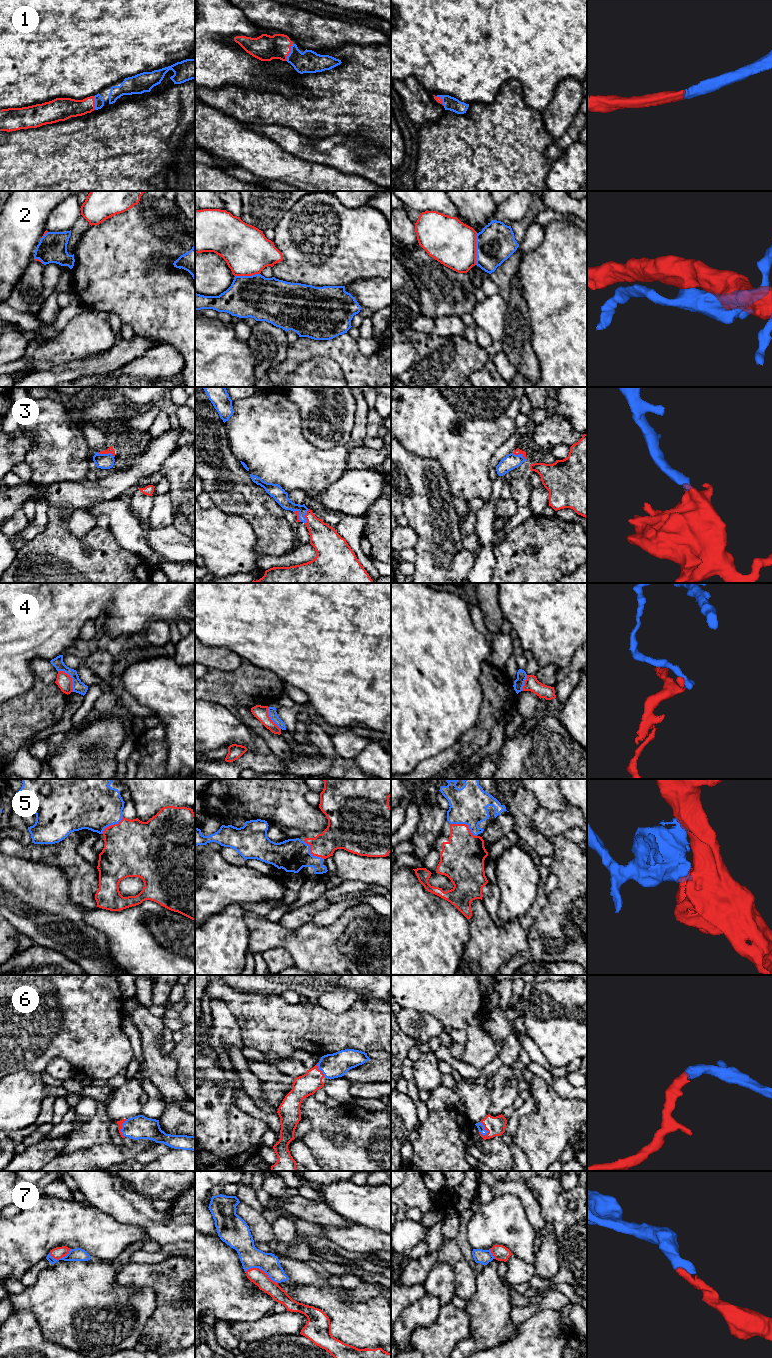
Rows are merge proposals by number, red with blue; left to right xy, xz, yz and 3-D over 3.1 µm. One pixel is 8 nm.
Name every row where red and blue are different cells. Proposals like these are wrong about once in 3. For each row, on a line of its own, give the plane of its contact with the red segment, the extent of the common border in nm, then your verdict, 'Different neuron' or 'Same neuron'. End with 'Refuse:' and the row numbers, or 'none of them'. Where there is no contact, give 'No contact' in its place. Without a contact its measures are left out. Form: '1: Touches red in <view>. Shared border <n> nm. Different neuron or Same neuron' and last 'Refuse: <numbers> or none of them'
1: Touches red in xz. Shared border 140 nm. Same neuron
2: Touches red in yz. Shared border 260 nm. Different neuron
3: Touches red in xy. Shared border 150 nm. Same neuron
4: Touches red in xy. Shared border 220 nm. Different neuron
5: Touches red in yz. Shared border 240 nm. Same neuron
6: Touches red in yz. Shared border 120 nm. Same neuron
7: Touches red in xz. Shared border 280 nm. Same neuron
Refuse: 2, 4

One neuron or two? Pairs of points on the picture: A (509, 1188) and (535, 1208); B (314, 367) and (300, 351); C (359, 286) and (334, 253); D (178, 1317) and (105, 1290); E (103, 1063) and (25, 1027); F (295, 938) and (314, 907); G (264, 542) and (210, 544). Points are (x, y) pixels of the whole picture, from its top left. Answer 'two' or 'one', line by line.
A: one
B: two
C: two
D: two
E: one
F: two
G: two

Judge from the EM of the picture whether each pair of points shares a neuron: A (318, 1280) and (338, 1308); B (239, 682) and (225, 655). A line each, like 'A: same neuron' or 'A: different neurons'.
A: different neurons
B: different neurons

